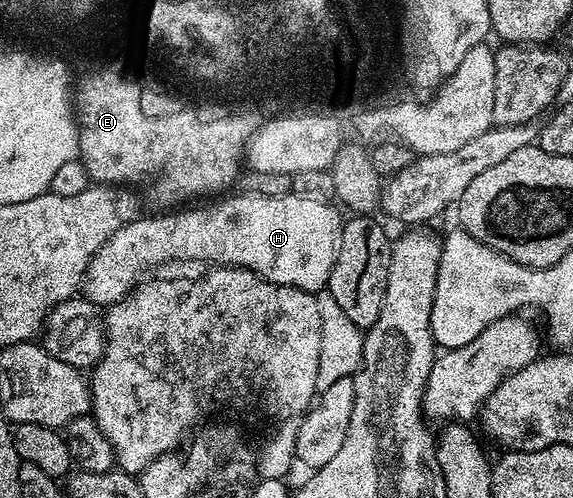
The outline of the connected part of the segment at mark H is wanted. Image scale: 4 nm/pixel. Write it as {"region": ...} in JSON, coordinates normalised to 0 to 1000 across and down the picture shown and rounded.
{"region":[[[415,386],[410,398],[387,394],[358,410],[339,410],[333,422],[311,418],[305,430],[276,430],[271,438],[243,434],[211,458],[168,506],[154,530],[143,568],[147,598],[171,618],[190,618],[220,596],[241,572],[260,534],[333,518],[339,526],[366,526],[373,534],[419,534],[440,542],[461,562],[483,574],[508,574],[553,592],[576,572],[576,548],[590,512],[600,438],[590,432],[588,412],[558,402],[531,402],[511,386],[496,394],[461,394]]]}

